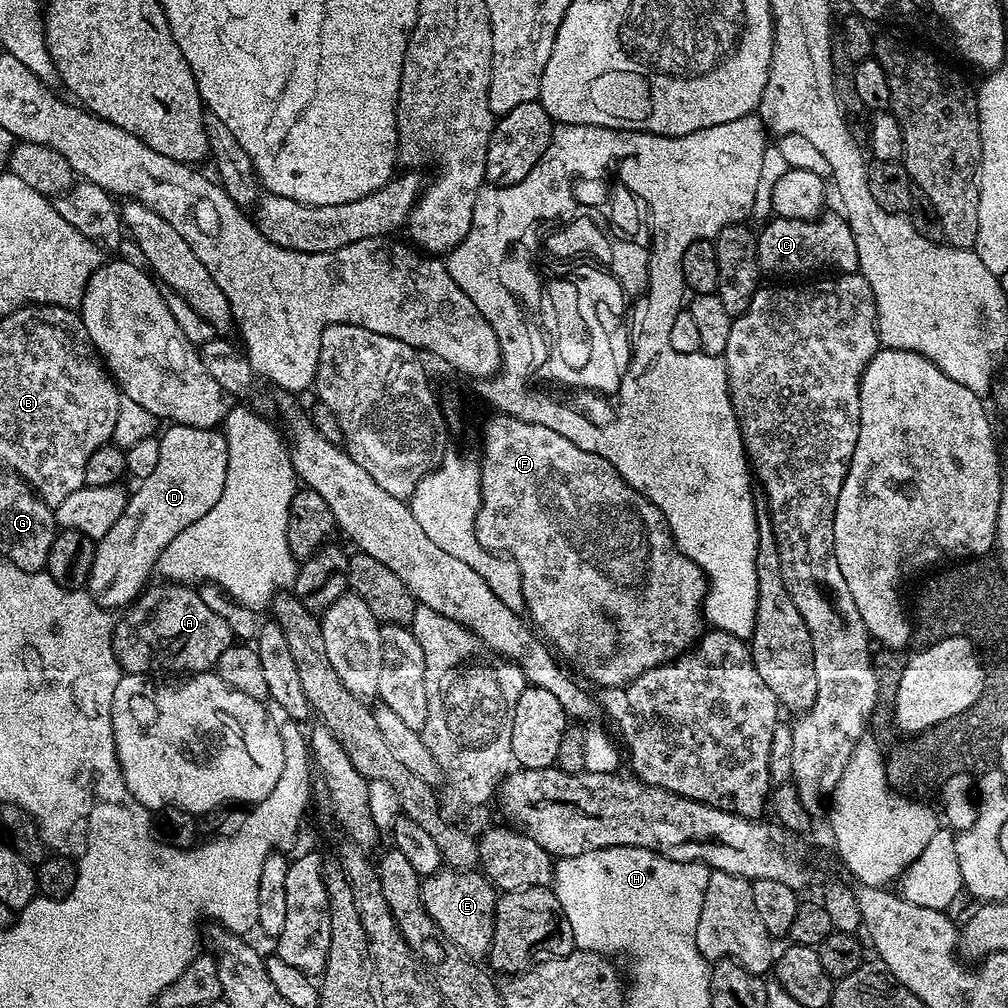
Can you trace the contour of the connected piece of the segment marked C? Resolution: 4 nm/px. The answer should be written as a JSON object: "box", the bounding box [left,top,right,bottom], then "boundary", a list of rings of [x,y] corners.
{"box":[756,210,860,278],"boundary":[[[828,210],[812,220],[772,218],[761,228],[764,229],[759,229],[756,249],[760,267],[765,273],[804,278],[807,272],[820,272],[823,268],[837,268],[837,273],[852,274],[860,267],[858,246],[854,246],[854,234],[843,215],[836,213],[835,216]]]}

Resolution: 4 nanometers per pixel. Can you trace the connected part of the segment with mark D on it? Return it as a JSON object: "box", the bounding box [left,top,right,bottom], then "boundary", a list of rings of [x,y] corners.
{"box":[86,423,228,610],"boundary":[[[173,423],[165,428],[158,436],[158,467],[150,473],[150,478],[135,485],[136,493],[133,491],[129,495],[126,510],[122,510],[122,518],[110,526],[110,530],[96,545],[94,566],[90,570],[86,591],[93,600],[109,610],[131,605],[145,591],[146,585],[153,579],[151,576],[156,572],[156,563],[162,550],[166,550],[166,546],[170,546],[170,542],[174,542],[174,538],[178,538],[178,534],[182,534],[190,522],[198,522],[202,514],[214,510],[214,502],[218,502],[224,493],[228,450],[223,431]]]}

